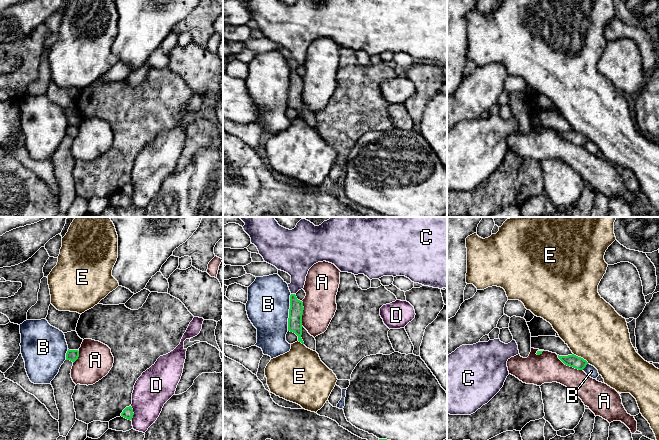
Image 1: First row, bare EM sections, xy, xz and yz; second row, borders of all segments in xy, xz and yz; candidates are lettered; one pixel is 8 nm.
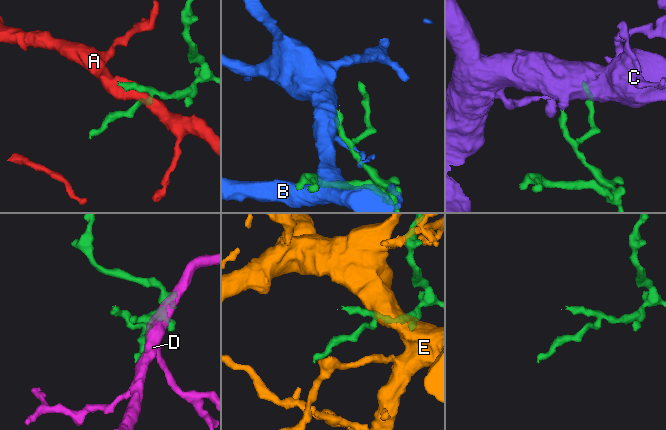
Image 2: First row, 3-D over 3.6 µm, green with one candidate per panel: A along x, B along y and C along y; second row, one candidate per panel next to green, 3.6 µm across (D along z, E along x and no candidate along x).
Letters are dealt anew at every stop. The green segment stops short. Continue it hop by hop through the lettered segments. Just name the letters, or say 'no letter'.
C

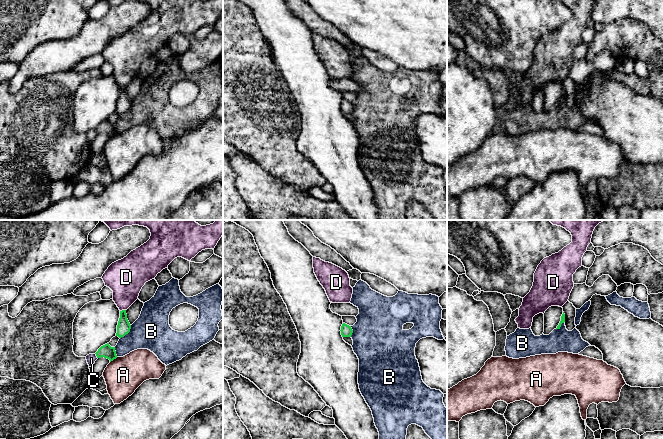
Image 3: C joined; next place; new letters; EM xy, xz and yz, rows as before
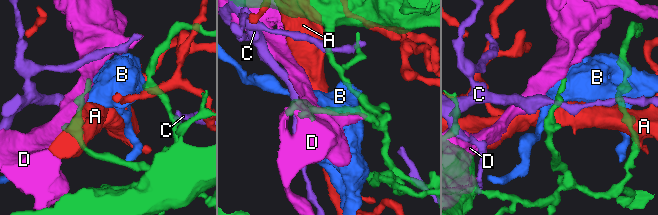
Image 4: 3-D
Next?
no letter

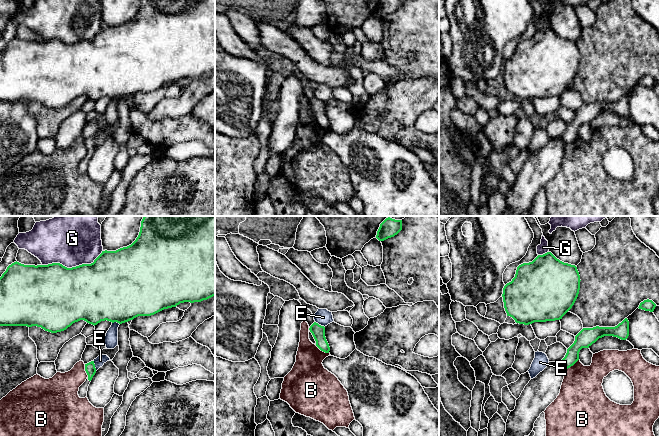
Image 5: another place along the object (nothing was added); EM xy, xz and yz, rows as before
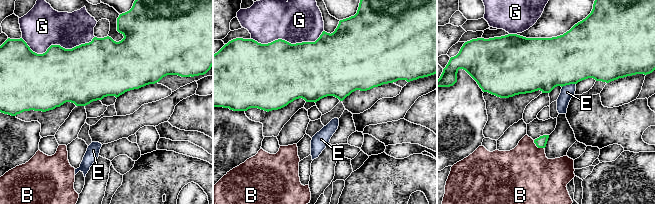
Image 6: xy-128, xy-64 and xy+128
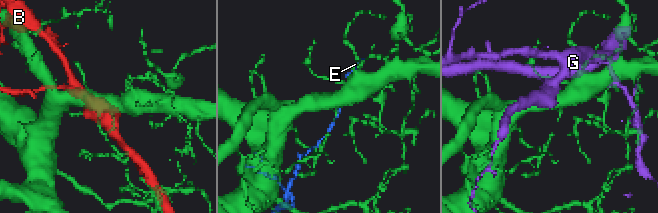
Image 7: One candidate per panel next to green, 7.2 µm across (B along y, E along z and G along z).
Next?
no letter

